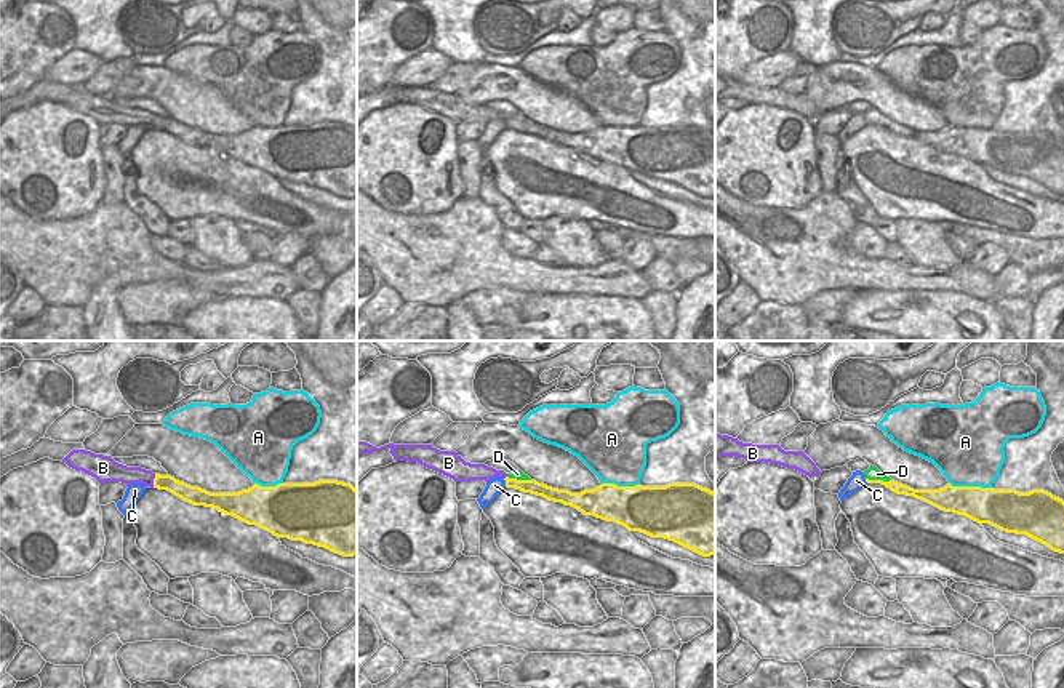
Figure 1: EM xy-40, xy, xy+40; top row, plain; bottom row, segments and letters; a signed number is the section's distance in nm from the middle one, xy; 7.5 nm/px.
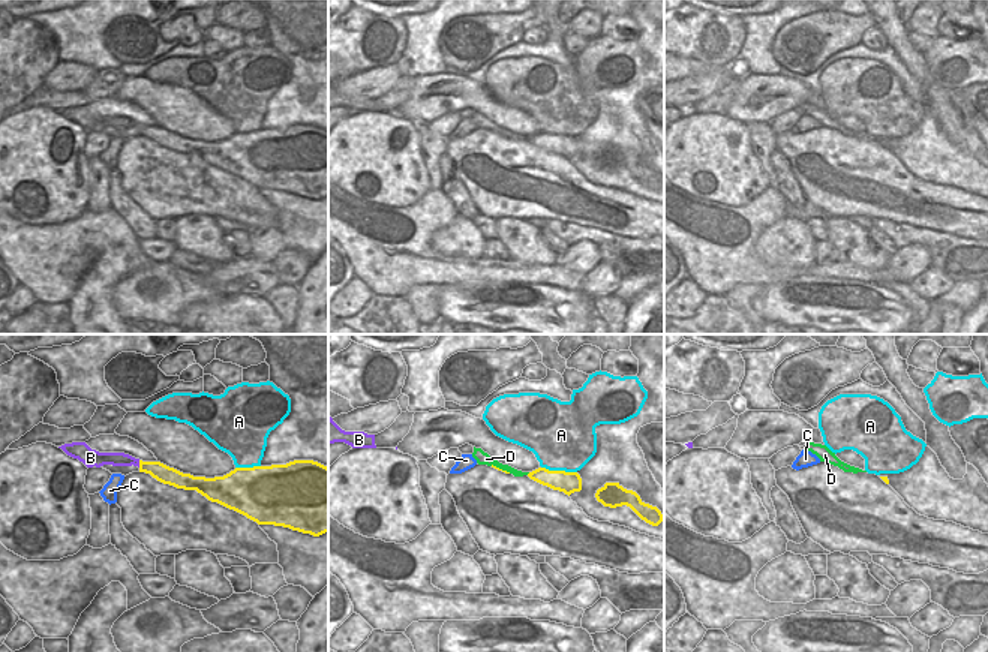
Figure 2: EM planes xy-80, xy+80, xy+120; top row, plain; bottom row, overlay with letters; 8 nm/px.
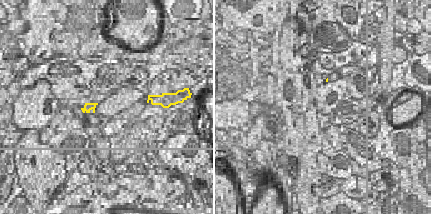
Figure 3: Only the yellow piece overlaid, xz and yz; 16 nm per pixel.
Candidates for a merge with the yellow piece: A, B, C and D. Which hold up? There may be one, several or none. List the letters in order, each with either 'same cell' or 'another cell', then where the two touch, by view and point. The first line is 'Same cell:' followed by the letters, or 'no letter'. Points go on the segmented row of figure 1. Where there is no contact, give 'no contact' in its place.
Same cell: B
A: another cell; contact xy+40 (970, 487)
B: same cell; contact xy-40 (154, 480)
C: another cell; contact xy (506, 482)
D: another cell; contact xy+40 (879, 480)

